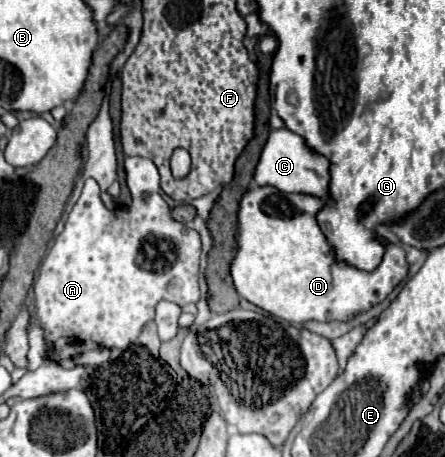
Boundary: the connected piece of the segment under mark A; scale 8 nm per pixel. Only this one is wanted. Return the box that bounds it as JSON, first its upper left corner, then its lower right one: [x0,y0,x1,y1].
[35,156,201,360]

